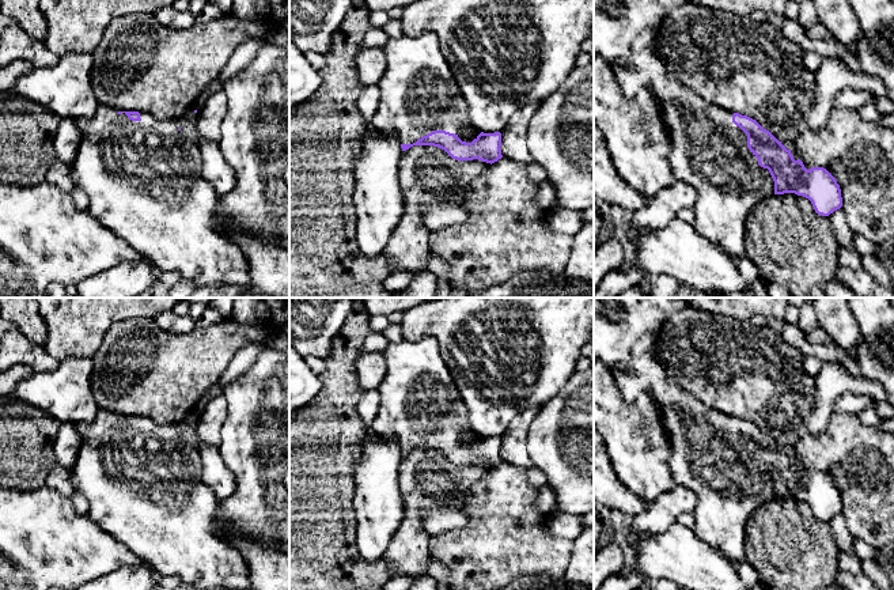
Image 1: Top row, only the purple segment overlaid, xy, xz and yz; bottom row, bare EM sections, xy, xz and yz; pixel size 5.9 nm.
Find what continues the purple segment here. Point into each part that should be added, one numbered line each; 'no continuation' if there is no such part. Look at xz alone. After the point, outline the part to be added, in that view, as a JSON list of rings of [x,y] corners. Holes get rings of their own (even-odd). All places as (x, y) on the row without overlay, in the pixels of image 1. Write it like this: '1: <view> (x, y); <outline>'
1: xz (419, 398); [[[436,339],[389,343],[383,351],[386,375],[379,385],[379,408],[371,428],[374,432],[397,440],[401,449],[413,449],[433,435],[461,439],[470,432],[467,409],[451,372],[444,364]]]

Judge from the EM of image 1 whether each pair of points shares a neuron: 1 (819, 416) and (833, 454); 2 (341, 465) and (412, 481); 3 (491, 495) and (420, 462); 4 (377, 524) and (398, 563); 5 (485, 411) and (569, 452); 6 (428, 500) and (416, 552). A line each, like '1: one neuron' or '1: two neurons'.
1: two neurons
2: two neurons
3: two neurons
4: two neurons
5: two neurons
6: one neuron

